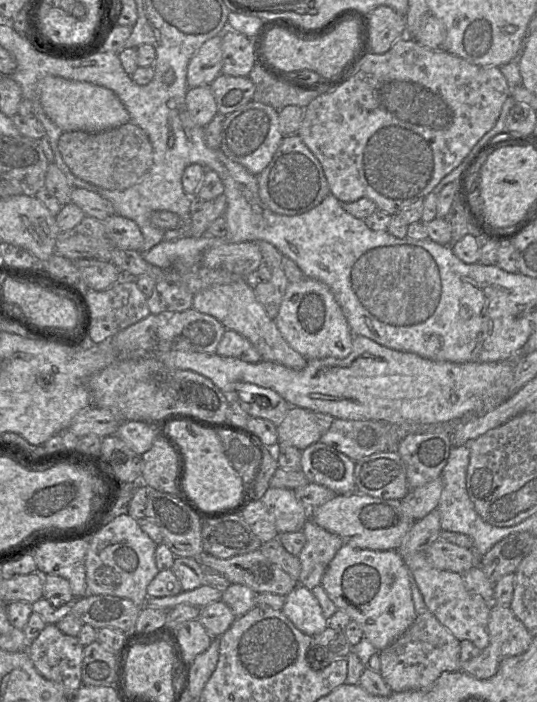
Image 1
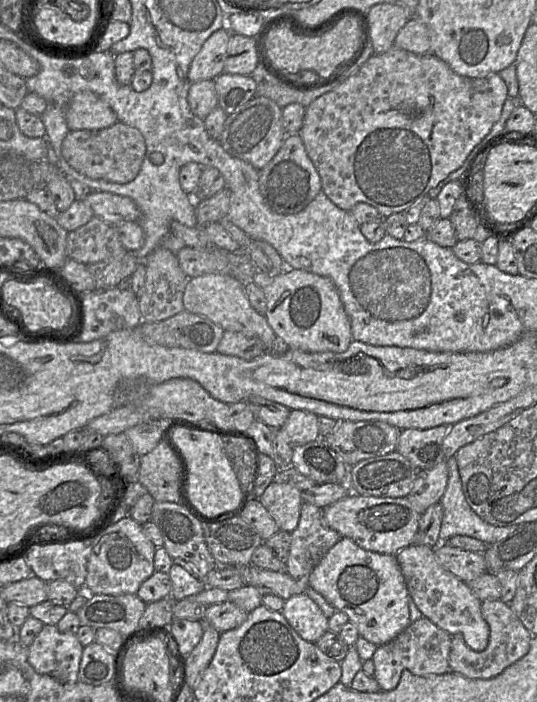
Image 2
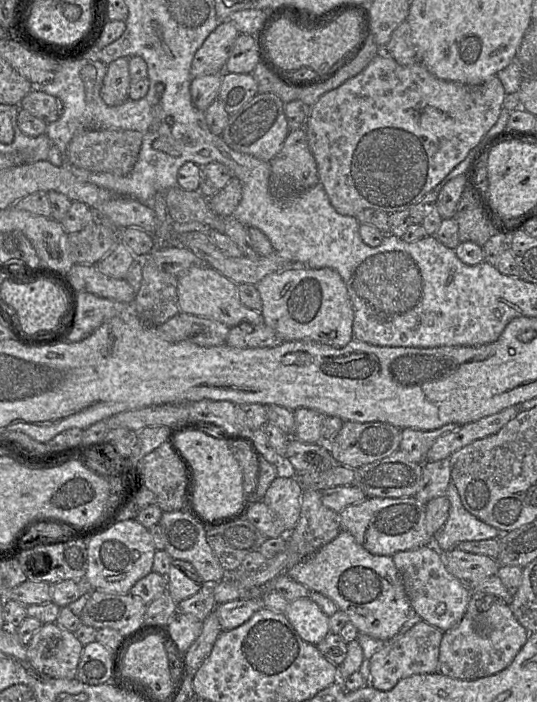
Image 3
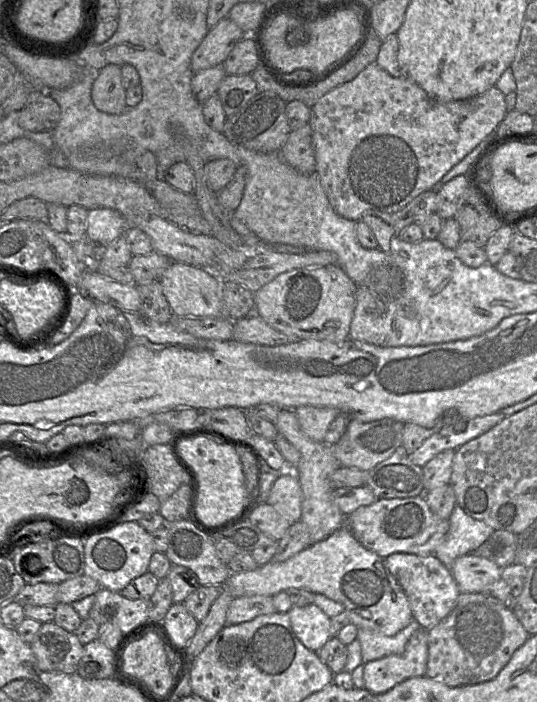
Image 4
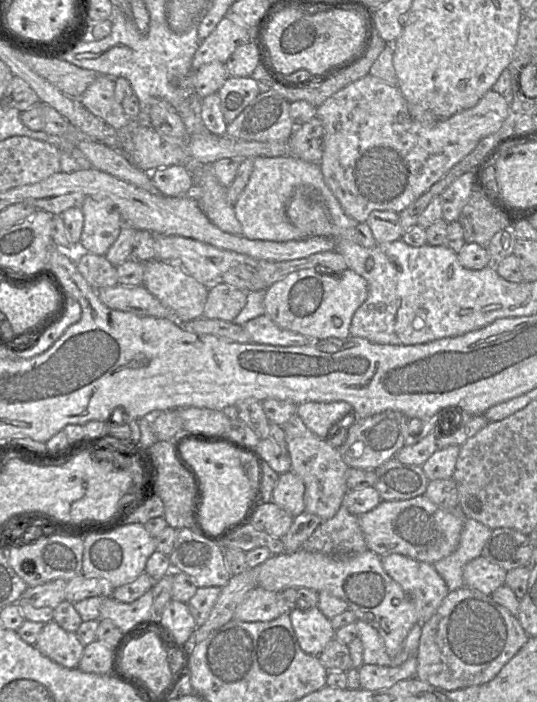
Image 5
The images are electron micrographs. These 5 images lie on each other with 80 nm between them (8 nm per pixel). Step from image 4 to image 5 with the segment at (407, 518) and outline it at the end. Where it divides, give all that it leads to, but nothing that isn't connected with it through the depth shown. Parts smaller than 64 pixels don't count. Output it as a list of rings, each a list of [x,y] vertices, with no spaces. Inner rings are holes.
[[[425,495],[408,500],[382,501],[358,518],[370,551],[380,557],[397,553],[430,564],[448,557],[456,550],[465,519],[460,509],[441,508]]]

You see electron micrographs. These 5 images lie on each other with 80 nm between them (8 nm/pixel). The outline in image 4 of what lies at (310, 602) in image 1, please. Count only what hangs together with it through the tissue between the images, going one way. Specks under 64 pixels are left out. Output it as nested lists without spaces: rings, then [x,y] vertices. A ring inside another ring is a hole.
[[[314,603],[292,606],[287,613],[295,635],[309,650],[318,651],[333,636],[330,618]]]

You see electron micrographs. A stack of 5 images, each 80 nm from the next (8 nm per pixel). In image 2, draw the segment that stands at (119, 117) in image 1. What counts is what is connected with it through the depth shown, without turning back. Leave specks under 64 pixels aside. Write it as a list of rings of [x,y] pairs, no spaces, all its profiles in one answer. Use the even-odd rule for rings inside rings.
[[[81,91],[71,98],[66,122],[70,131],[101,130],[118,122],[116,113],[98,95],[91,91]]]

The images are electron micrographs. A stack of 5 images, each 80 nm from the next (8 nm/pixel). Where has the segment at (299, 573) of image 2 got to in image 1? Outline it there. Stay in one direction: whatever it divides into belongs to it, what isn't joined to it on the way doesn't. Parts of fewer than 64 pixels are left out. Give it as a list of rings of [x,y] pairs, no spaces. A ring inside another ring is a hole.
[[[311,517],[302,532],[306,542],[298,555],[301,570],[297,583],[312,590],[321,584],[329,563],[344,542],[338,535],[317,525]]]

